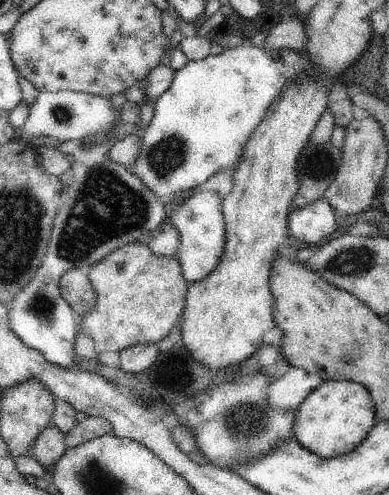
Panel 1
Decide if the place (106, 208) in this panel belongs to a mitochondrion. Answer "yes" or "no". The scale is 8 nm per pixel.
yes

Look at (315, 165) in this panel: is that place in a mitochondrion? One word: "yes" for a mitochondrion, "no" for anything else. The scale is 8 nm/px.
yes

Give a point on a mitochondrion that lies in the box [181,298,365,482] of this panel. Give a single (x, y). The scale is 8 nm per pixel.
(247, 423)

